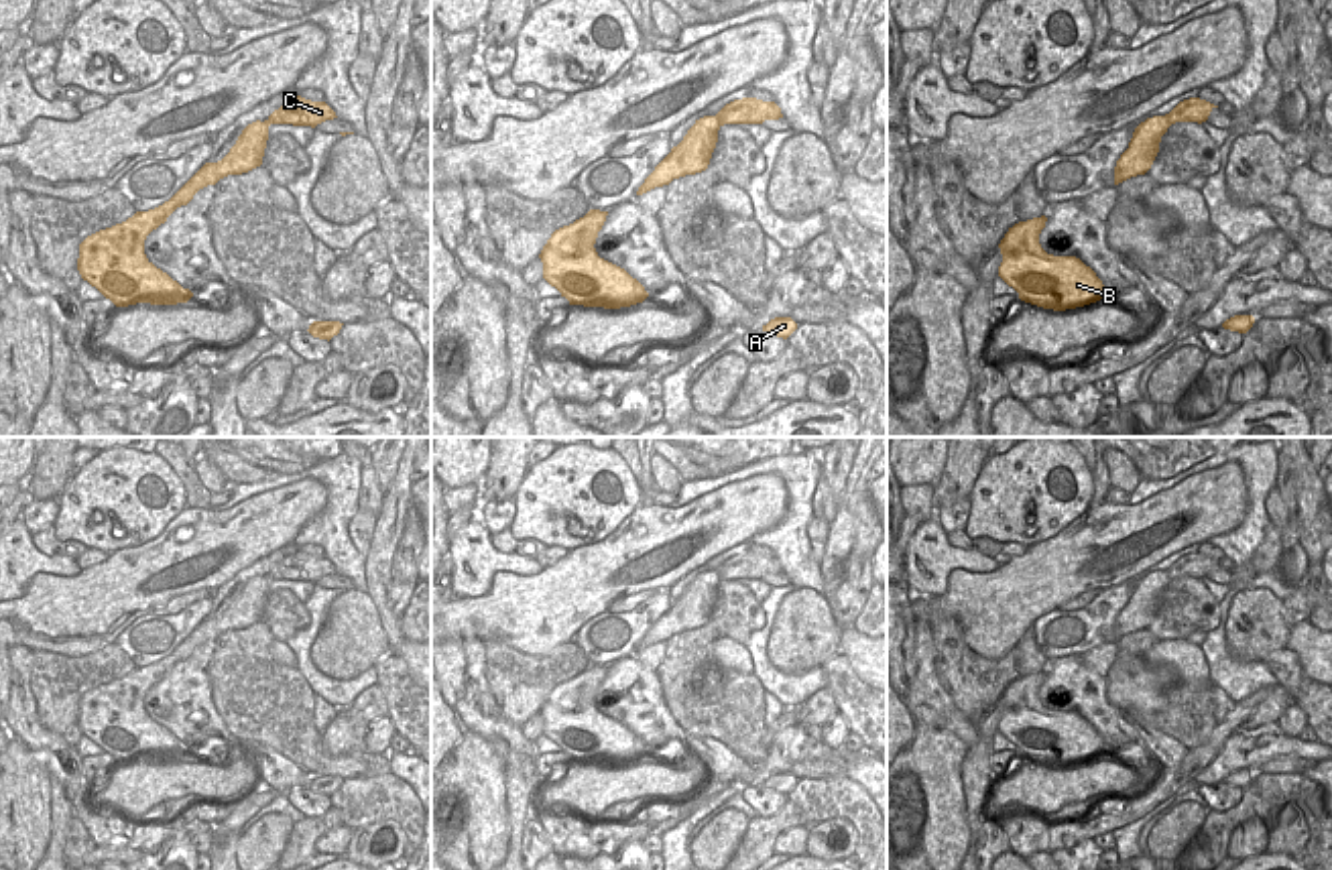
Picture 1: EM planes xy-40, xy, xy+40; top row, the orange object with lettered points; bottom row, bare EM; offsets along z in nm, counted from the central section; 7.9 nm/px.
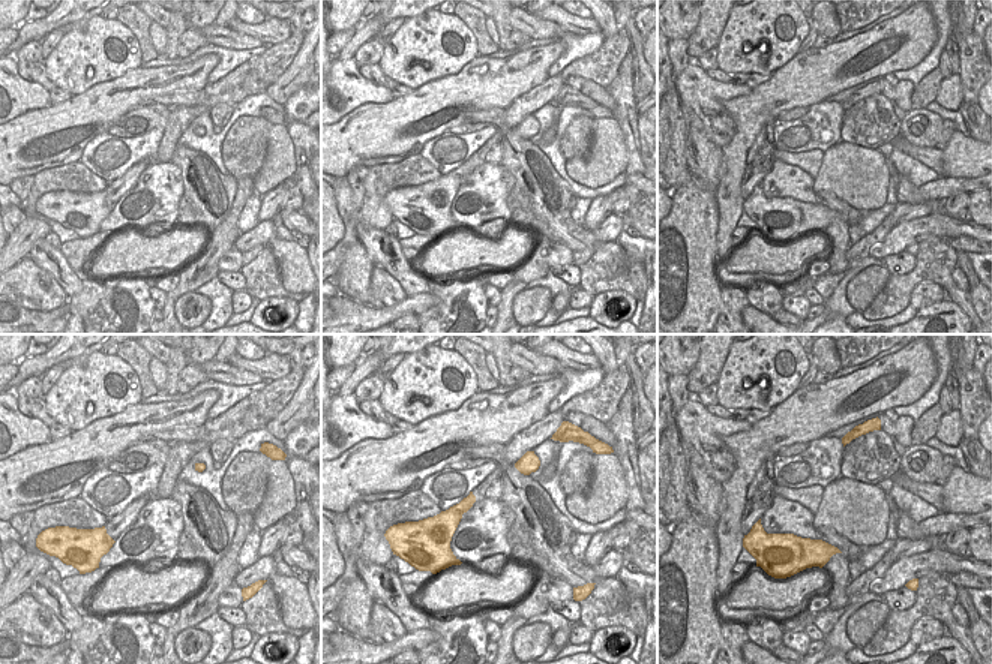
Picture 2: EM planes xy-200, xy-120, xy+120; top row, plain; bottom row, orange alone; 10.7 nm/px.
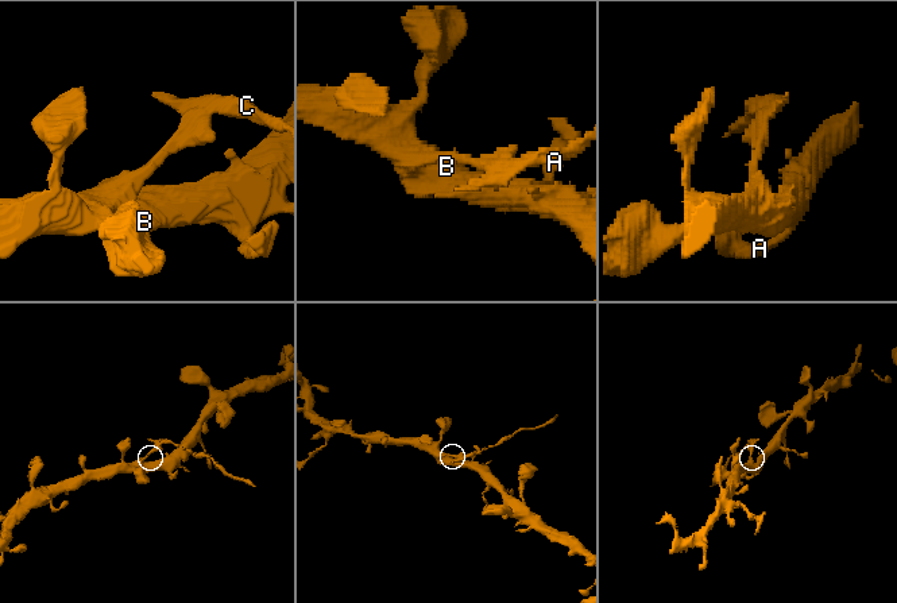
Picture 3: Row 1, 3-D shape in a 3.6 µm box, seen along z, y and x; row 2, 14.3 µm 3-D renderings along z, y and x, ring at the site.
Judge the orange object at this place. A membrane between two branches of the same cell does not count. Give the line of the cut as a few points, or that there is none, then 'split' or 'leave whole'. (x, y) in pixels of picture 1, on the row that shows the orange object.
xy (714, 116), (722, 125) | split

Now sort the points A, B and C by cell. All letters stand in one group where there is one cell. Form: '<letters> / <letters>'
A B / C

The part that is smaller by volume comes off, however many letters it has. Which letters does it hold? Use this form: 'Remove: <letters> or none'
Remove: C.

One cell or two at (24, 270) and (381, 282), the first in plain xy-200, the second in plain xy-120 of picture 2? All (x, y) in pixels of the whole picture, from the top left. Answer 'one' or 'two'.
one

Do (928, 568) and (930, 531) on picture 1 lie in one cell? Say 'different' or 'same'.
same

